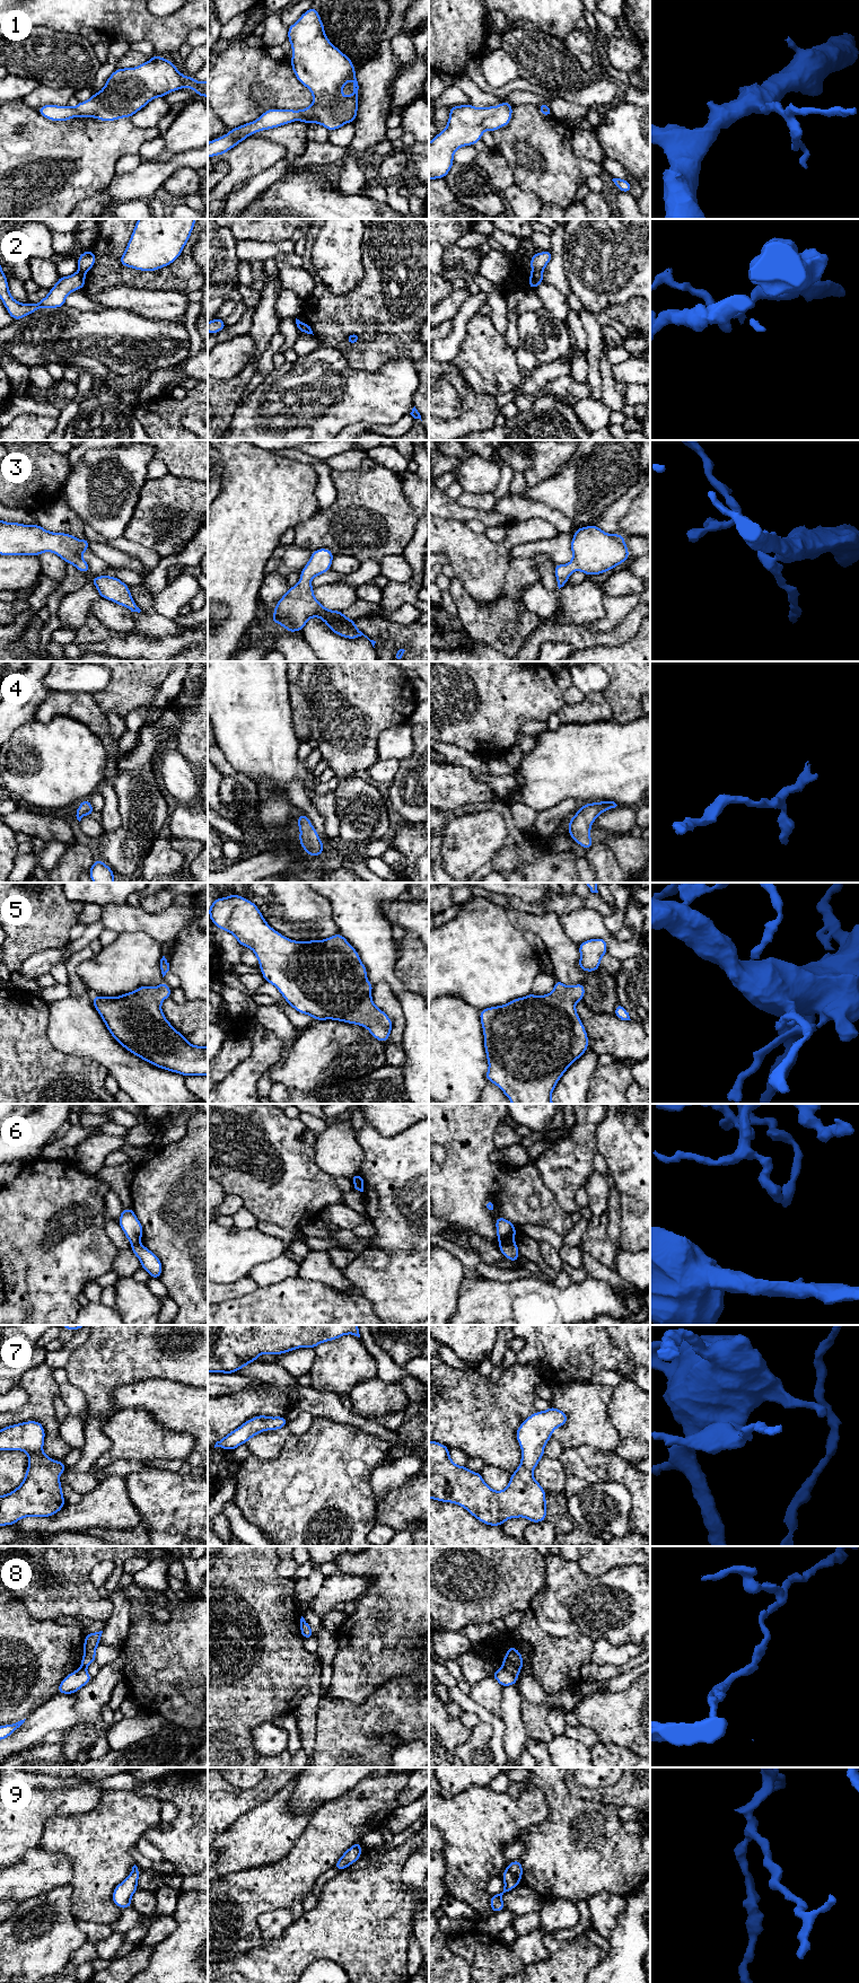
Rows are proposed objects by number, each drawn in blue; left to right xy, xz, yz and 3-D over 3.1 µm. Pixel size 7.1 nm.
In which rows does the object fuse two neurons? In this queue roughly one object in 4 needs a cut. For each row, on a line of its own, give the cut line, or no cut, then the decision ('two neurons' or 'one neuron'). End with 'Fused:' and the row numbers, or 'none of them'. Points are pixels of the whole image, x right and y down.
1: cut none; one neuron
2: cut yz (532, 271), (541, 272); two neurons
3: cut none; one neuron
4: cut none; one neuron
5: cut none; one neuron
6: cut yz (513, 1240), (499, 1244); two neurons
7: cut none; one neuron
8: cut yz (502, 1667), (516, 1676); two neurons
9: cut none; one neuron
Fused: 2, 6, 8

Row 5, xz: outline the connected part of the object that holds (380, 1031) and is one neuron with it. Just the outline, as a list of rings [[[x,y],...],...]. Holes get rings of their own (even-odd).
[[[233,893],[226,898],[218,897],[214,900],[209,906],[209,918],[218,929],[230,932],[239,945],[254,951],[265,982],[274,985],[295,1010],[309,1015],[315,1020],[332,1019],[359,1025],[367,1028],[374,1038],[386,1043],[393,1023],[386,1012],[375,1006],[371,998],[374,984],[367,980],[367,968],[362,964],[358,951],[341,933],[323,940],[291,940],[270,927],[260,909],[252,901]]]

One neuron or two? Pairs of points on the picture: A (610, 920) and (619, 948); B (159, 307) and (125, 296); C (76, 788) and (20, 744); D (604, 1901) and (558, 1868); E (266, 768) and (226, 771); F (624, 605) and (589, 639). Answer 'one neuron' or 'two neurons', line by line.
A: two neurons
B: one neuron
C: one neuron
D: two neurons
E: two neurons
F: two neurons

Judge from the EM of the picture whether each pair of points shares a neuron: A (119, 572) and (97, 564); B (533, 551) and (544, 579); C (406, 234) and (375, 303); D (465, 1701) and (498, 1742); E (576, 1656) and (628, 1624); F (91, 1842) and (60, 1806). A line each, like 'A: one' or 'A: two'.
A: one
B: two
C: one
D: one
E: two
F: two

